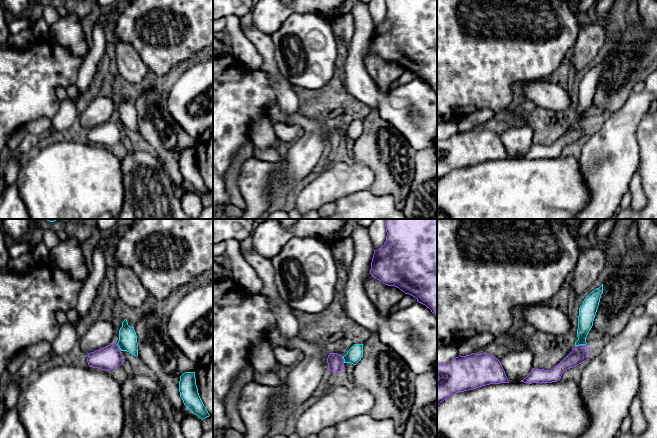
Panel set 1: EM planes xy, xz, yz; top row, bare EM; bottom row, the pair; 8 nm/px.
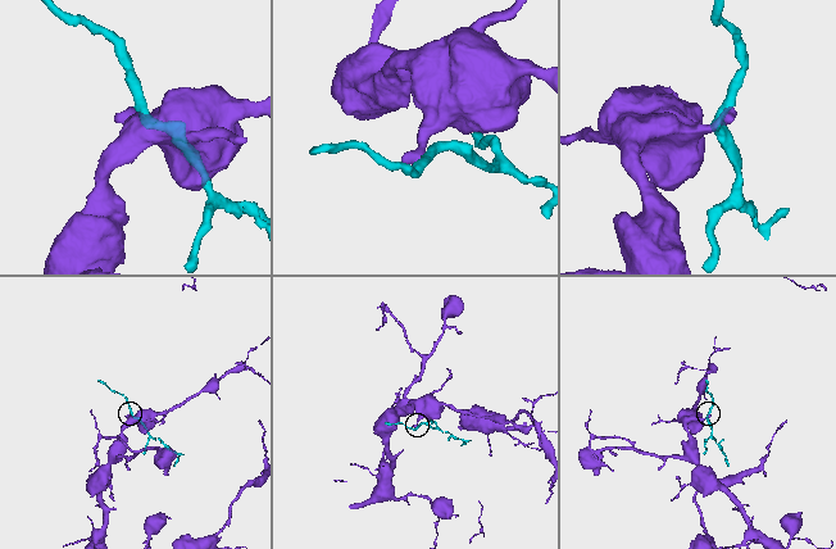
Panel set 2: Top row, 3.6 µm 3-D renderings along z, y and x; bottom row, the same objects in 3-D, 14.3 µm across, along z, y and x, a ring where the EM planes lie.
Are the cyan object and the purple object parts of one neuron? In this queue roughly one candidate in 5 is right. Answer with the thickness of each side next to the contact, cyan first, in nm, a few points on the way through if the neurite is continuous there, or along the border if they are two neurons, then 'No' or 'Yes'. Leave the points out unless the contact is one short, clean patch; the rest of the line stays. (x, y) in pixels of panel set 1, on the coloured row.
Thickness 130 nm (cyan) against 140 nm. Boundary: yz (585, 344), (575, 346). No

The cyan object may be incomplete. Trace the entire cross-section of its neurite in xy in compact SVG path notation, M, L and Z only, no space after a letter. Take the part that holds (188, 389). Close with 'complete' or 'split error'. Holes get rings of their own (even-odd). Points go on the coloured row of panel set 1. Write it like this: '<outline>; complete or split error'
M185 372L180 376L179 392L184 405L192 413L202 420L210 416L199 396L195 372Z; complete

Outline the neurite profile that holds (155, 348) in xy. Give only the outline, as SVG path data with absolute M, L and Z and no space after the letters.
M152 311L146 312L134 325L137 357L155 373L168 401L180 416L187 409L180 397L180 376L185 372L195 372L196 363L190 361L173 343L167 327L168 318Z

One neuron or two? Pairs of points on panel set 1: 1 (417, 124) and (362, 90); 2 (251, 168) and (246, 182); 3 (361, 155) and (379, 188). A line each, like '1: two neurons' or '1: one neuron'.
1: one neuron
2: one neuron
3: one neuron

